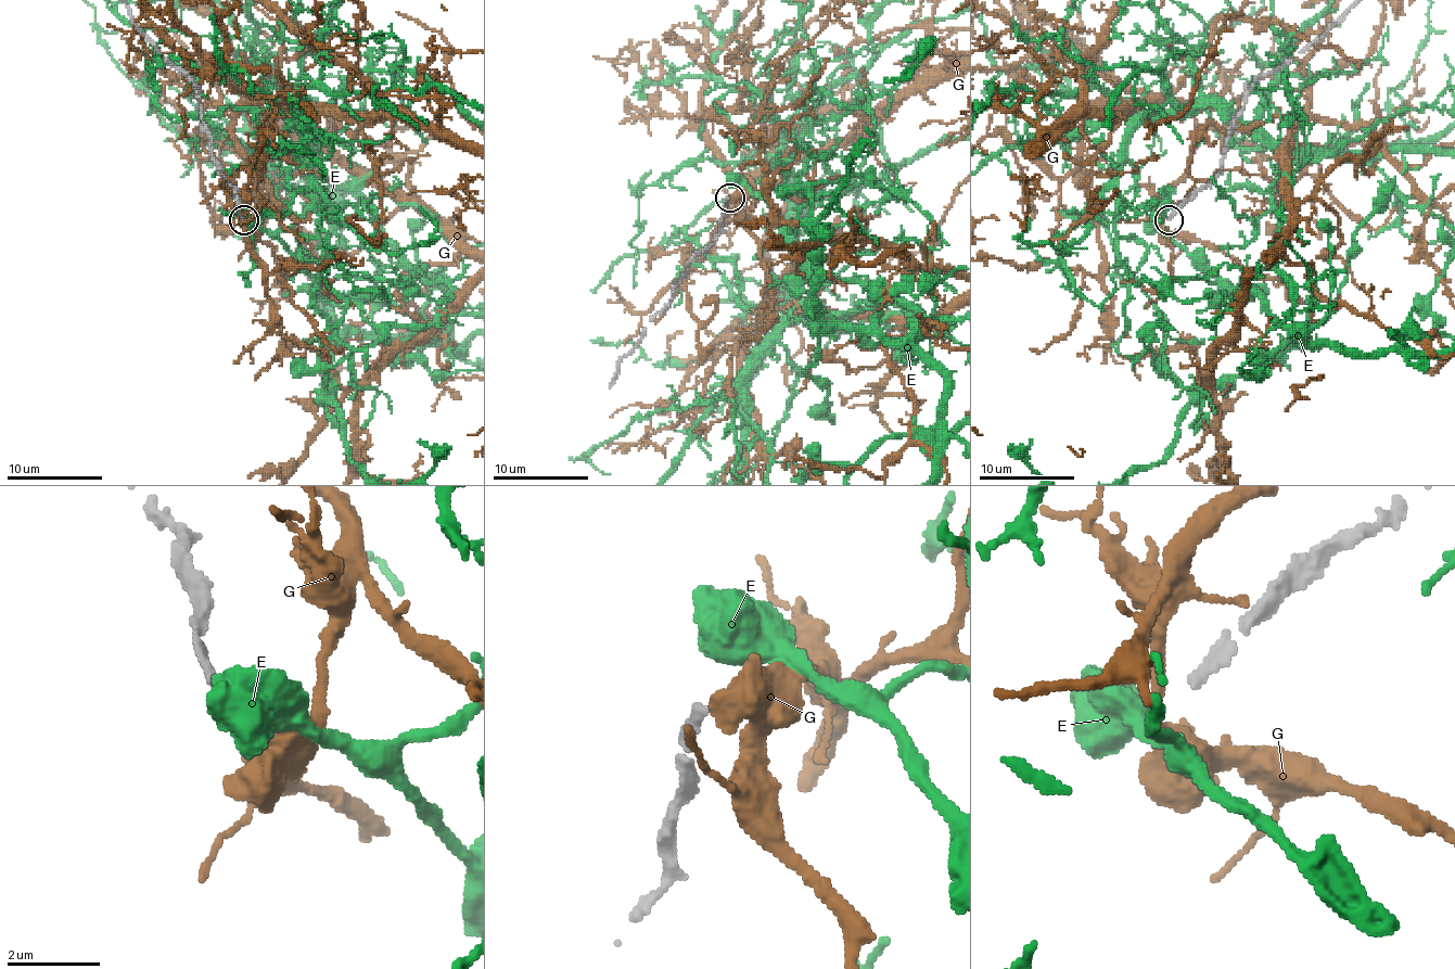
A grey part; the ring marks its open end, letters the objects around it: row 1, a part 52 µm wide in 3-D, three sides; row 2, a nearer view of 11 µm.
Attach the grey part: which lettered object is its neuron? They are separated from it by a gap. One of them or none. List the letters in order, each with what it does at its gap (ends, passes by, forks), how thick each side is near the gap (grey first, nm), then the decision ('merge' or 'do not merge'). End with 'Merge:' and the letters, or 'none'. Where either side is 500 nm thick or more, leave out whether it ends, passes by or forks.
E: 220/700 nm | do not merge
G: it ends | 220/480 nm | do not merge
Merge: none

